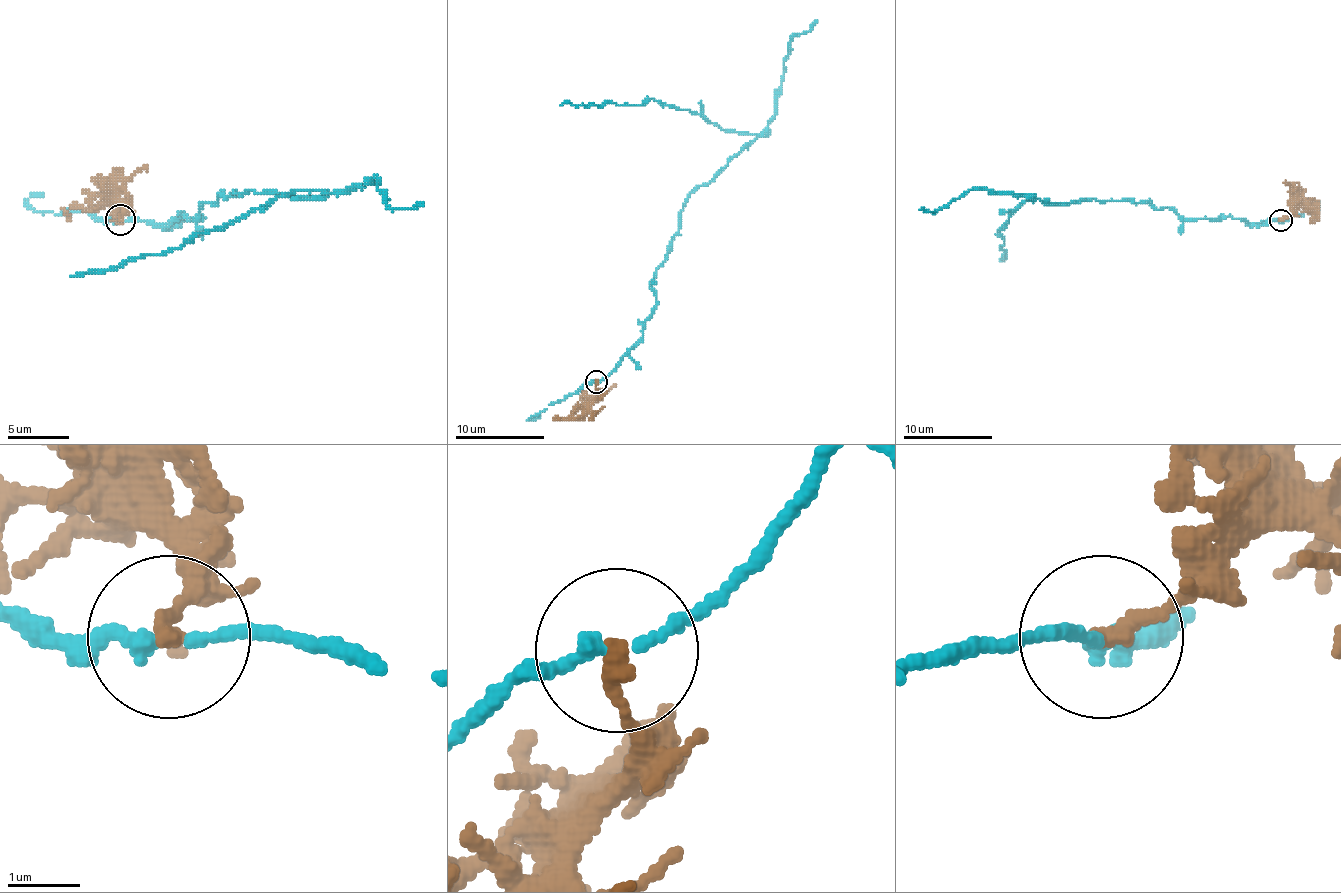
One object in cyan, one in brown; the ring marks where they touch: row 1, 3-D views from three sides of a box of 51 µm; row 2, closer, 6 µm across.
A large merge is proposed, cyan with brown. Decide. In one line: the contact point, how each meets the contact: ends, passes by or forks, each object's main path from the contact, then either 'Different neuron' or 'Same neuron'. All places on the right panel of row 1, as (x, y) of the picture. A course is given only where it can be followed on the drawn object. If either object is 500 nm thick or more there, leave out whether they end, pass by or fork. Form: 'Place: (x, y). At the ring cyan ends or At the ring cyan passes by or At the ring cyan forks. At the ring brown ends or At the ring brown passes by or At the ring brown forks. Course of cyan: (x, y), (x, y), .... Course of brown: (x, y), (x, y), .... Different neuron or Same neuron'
Place: (1280, 220). At the ring cyan passes by. At the ring brown ends. Course of cyan: (1281, 221), (1180, 218), (1167, 207), (1154, 209), (1129, 200), (1028, 198), (997, 232), (1004, 241), (1004, 261). Course of brown: (1281, 221), (1301, 207), (1319, 212), (1319, 221). Different neuron

